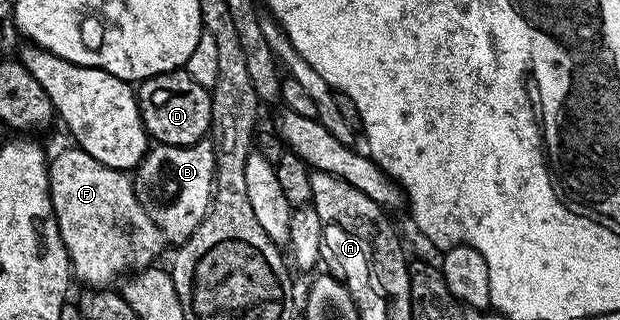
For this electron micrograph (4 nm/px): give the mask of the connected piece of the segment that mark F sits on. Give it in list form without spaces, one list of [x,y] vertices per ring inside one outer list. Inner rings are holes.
[[[69,145],[66,151],[59,152],[54,159],[52,156],[48,165],[53,216],[57,218],[57,228],[69,254],[71,275],[76,282],[78,279],[79,282],[85,283],[81,285],[89,289],[105,289],[113,285],[113,282],[116,284],[122,277],[128,276],[131,269],[152,267],[160,260],[157,258],[161,255],[161,246],[166,246],[167,240],[151,221],[151,217],[147,217],[137,196],[137,190],[133,188],[132,178],[126,172],[111,169],[103,165],[103,161],[95,161],[91,153],[76,145]]]

